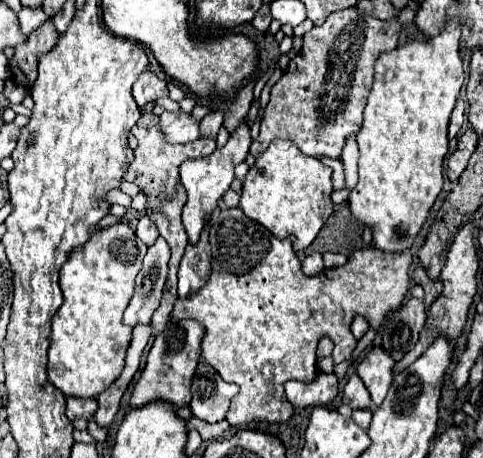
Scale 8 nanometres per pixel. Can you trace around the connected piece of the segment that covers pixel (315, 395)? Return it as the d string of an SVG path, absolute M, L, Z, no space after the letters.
M321 373L311 383L301 381L287 381L285 383L287 399L293 407L305 409L315 405L329 405L337 397L337 377Z

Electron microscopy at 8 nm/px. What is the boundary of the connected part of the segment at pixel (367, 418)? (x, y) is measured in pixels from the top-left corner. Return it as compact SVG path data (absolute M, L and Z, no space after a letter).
M359 409L359 411L353 411L353 421L361 427L361 429L369 429L369 423L371 423L371 415L373 415L373 409Z

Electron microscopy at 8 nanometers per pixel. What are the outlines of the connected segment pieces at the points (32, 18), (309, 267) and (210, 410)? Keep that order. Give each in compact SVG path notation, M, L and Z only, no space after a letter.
M21 9L19 13L19 25L21 25L21 33L23 35L31 35L35 29L39 29L43 23L47 21L45 13L43 11L37 11L37 9Z
M311 253L305 261L303 261L303 273L305 275L317 275L325 271L325 265L323 265L323 255L321 253Z
M199 361L191 383L191 411L205 423L223 421L229 411L231 397L235 397L237 391L237 385L225 383L221 375L209 367L209 363Z

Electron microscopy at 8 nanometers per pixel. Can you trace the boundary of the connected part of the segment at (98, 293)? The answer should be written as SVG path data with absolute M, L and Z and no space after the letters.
M117 223L113 227L105 227L93 233L87 245L75 249L69 255L67 263L61 267L59 285L63 291L63 305L53 317L47 373L49 373L49 381L65 397L97 399L99 393L109 389L115 383L115 379L121 375L125 365L125 353L131 341L131 327L123 323L123 311L133 297L135 277L141 271L141 261L145 257L145 251L147 245L135 237L133 229L127 223Z

